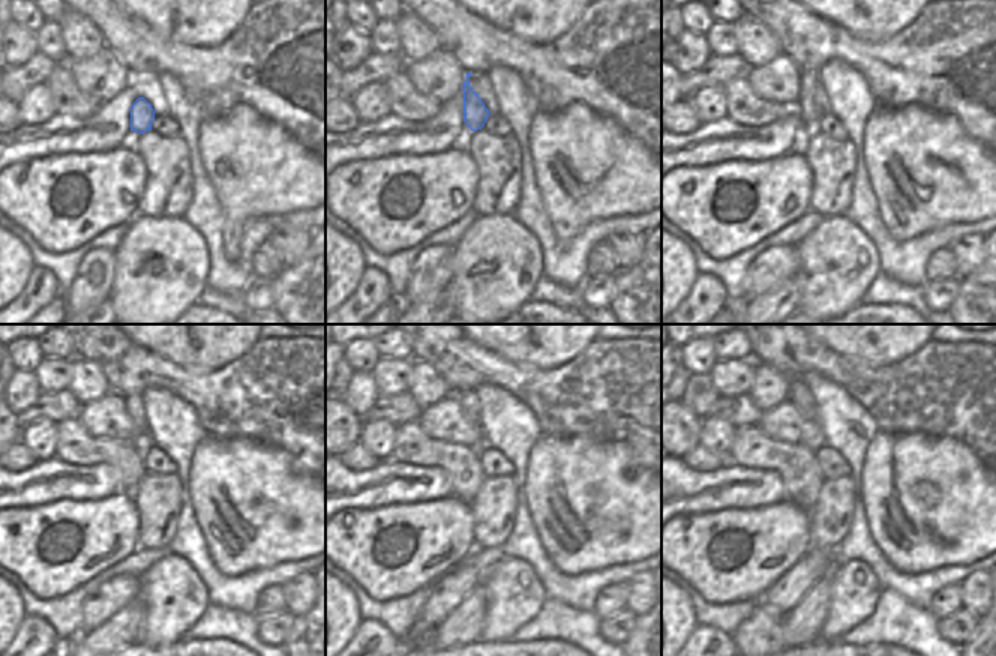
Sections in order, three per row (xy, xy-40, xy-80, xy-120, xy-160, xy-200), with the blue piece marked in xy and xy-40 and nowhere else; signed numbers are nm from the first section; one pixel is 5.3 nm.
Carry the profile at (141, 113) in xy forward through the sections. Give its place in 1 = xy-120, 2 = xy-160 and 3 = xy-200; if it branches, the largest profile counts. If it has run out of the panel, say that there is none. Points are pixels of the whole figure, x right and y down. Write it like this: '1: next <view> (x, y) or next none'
1: next xy-120 (134, 403)
2: next xy-160 (468, 400)
3: next xy-200 (801, 397)

